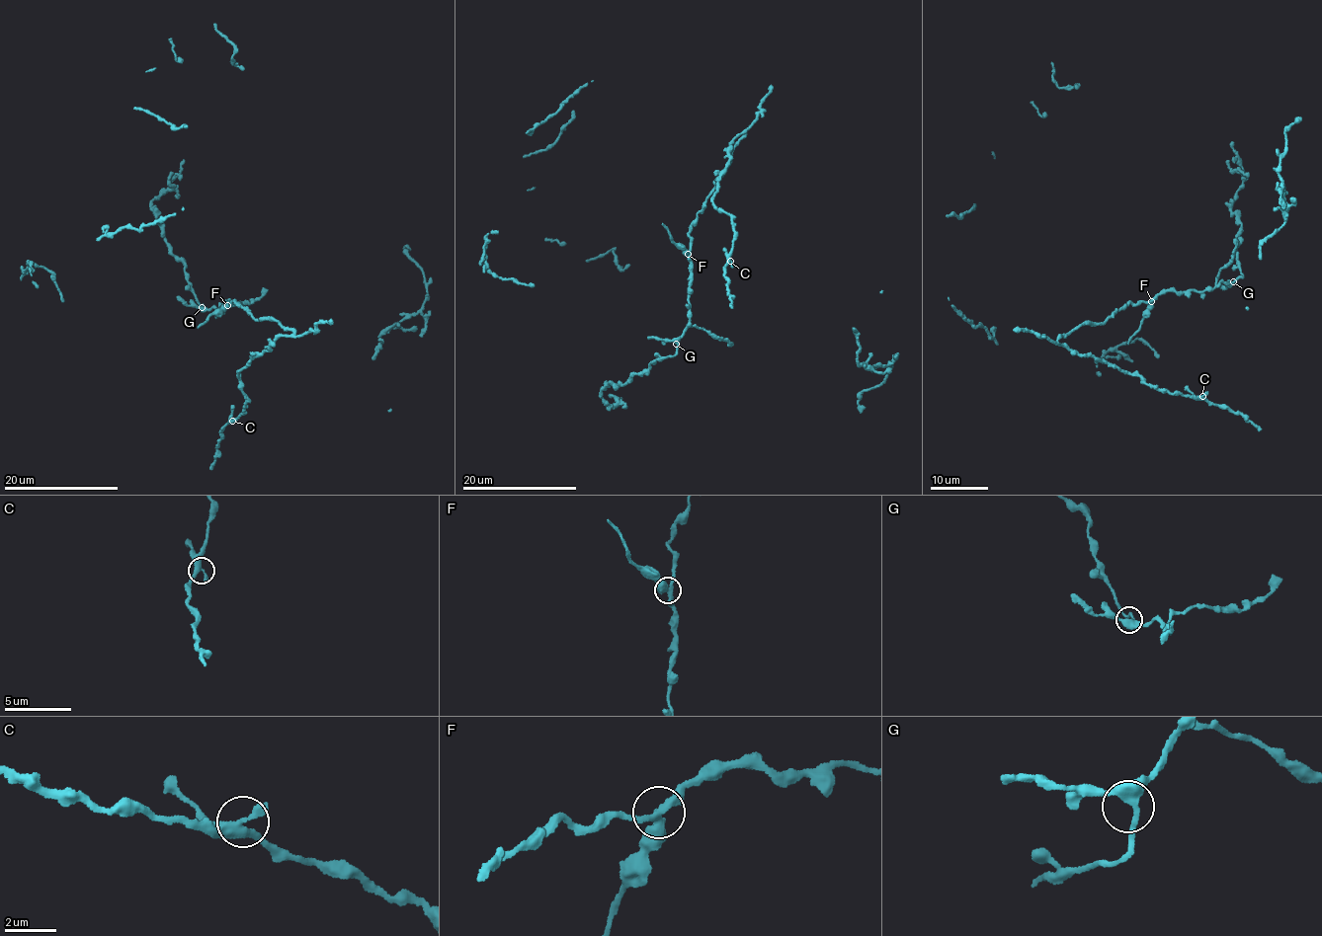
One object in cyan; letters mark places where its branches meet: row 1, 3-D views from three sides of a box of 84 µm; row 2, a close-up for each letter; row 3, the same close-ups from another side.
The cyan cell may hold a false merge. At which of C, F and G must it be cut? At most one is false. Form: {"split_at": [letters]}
{"split_at": ["F"]}

